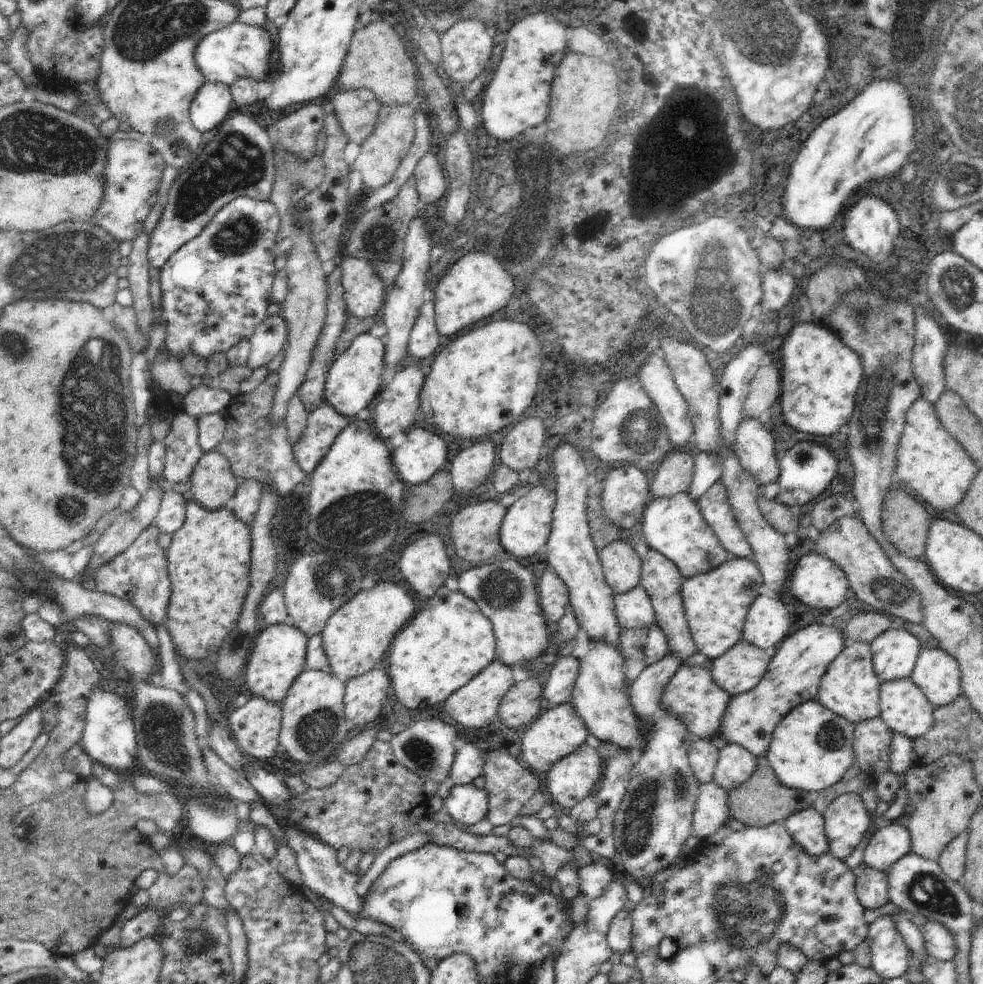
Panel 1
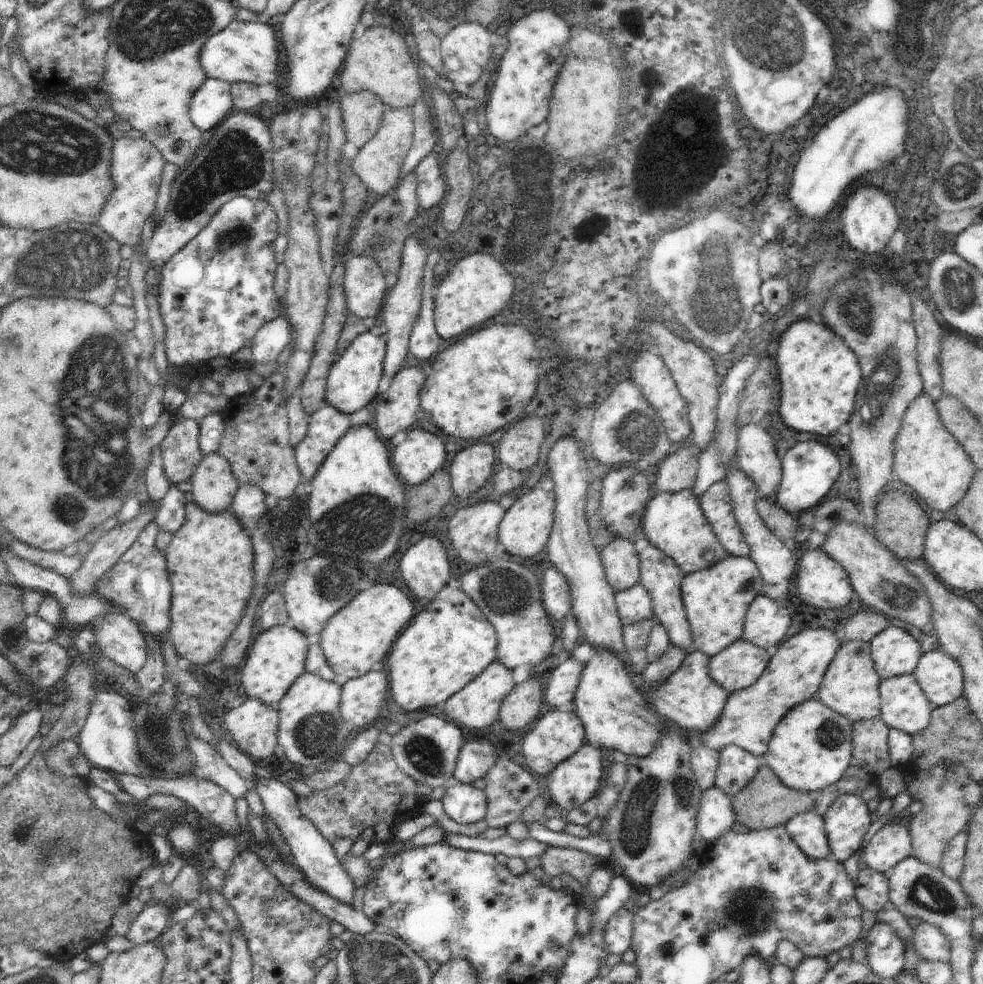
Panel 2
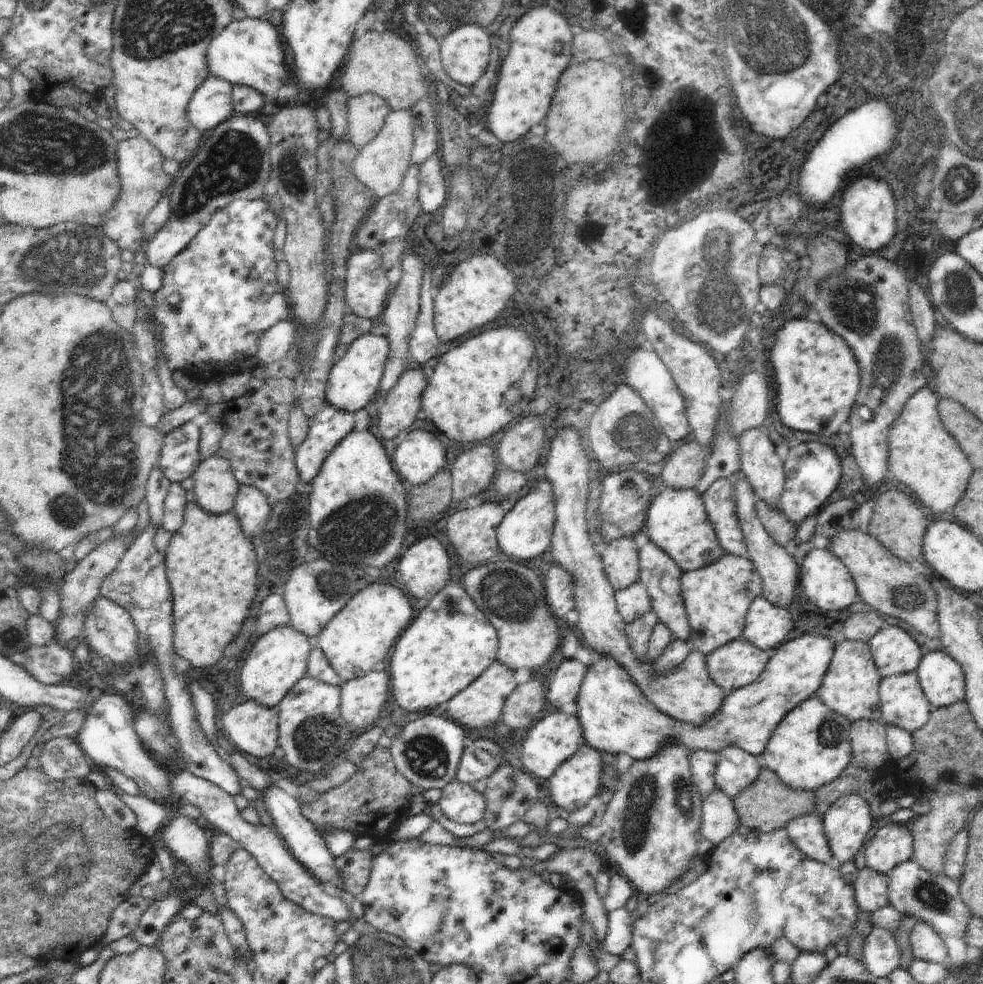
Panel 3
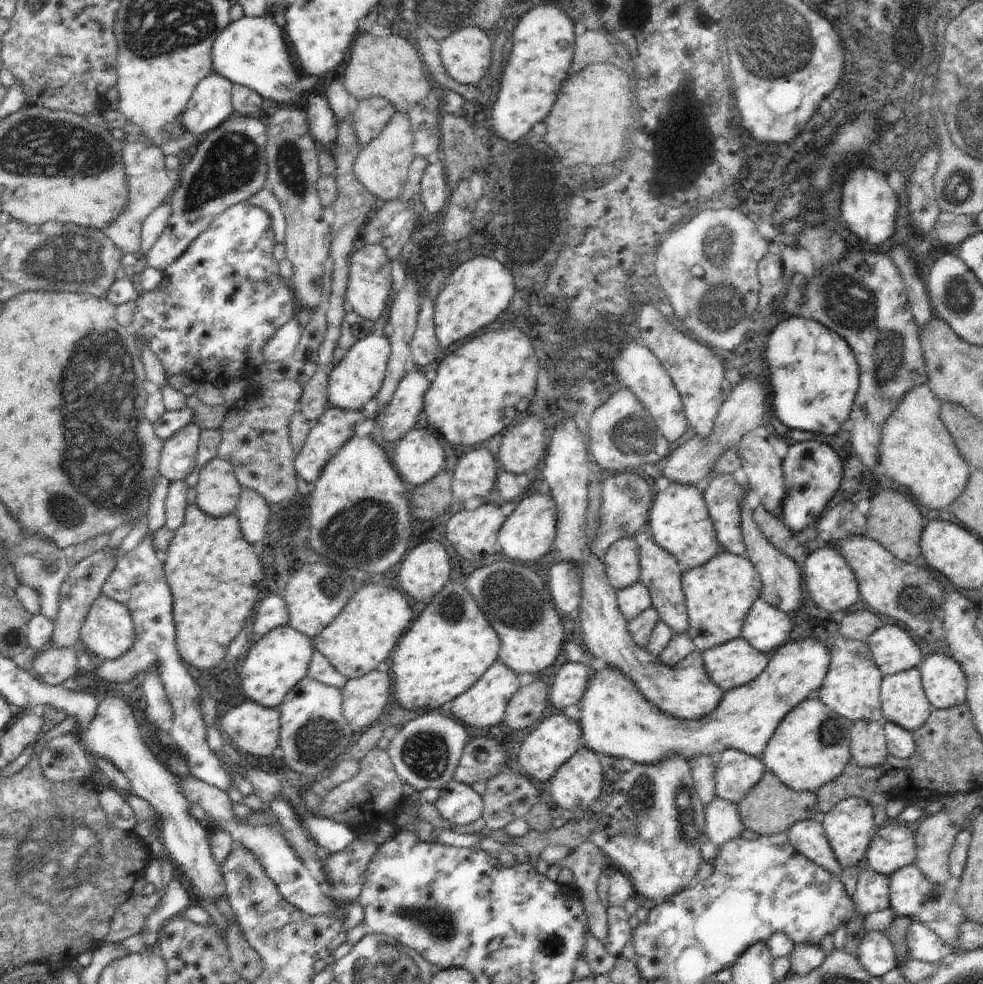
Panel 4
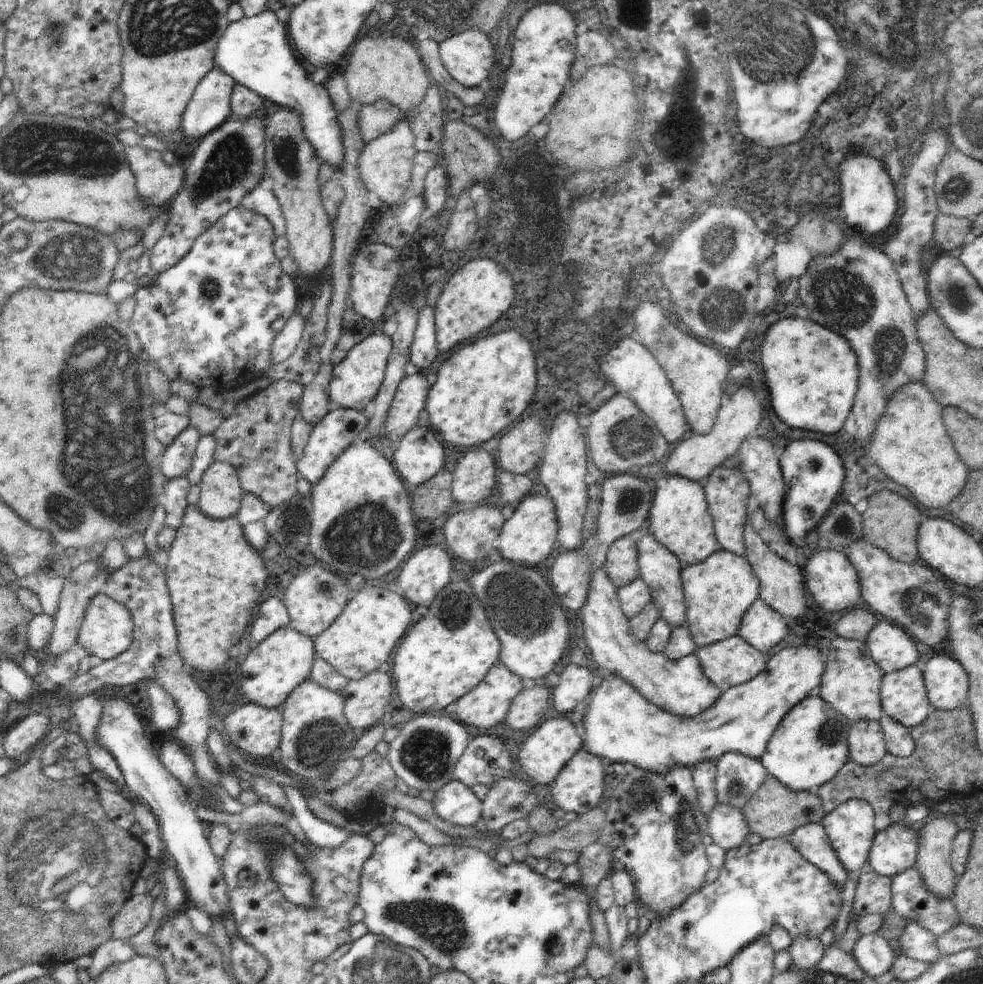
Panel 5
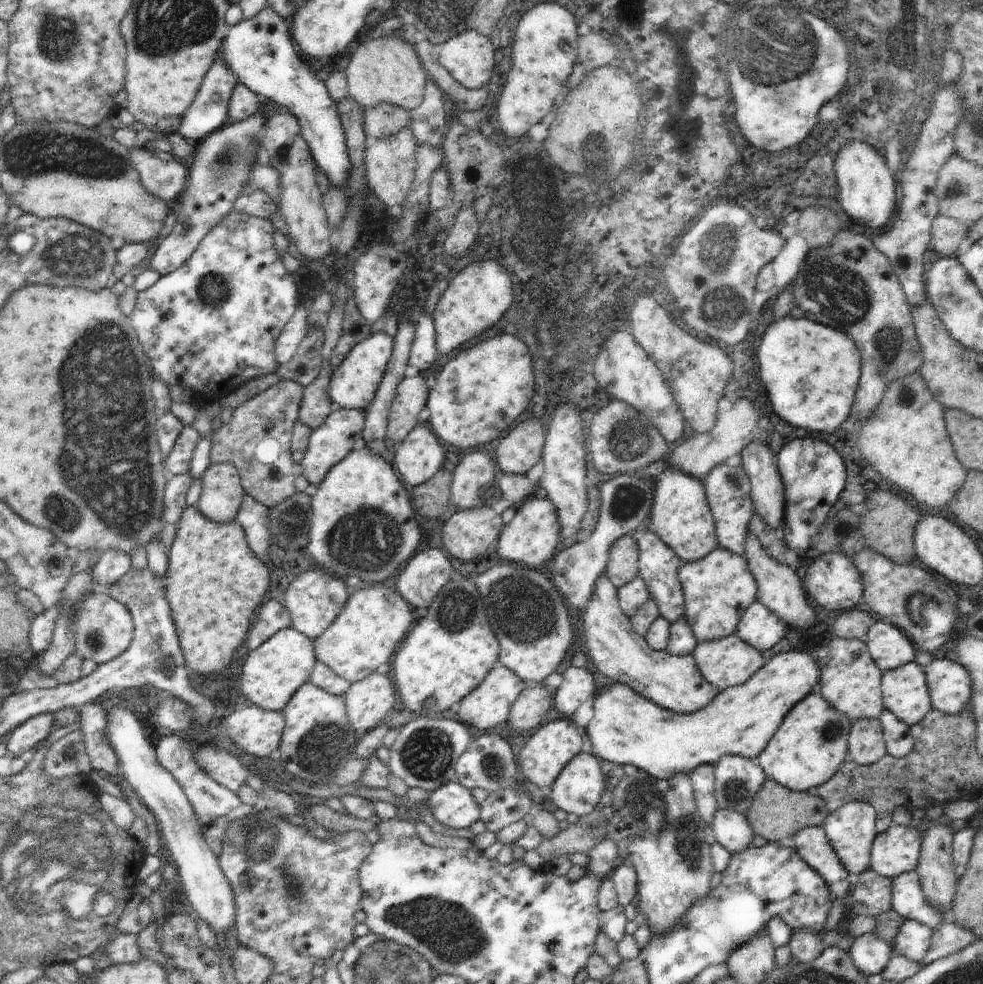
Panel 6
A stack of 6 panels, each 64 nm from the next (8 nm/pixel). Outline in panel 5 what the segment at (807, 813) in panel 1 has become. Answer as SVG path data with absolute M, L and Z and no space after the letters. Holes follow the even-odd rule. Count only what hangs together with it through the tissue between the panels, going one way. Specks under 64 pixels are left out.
M821 823L796 828L790 835L790 844L807 862L828 874L842 891L849 874L838 861Z

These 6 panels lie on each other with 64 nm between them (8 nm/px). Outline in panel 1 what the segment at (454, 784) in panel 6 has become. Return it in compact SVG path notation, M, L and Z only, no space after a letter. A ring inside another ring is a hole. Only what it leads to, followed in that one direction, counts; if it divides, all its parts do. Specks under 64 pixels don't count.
M472 783L456 785L443 799L443 806L453 818L453 822L462 822L466 826L472 826L487 815L489 794L485 788L480 789Z

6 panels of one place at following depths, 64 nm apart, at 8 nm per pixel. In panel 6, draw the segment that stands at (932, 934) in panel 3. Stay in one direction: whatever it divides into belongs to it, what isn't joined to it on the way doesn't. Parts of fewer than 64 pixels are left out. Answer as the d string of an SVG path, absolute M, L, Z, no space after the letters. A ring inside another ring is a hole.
M906 919L895 936L894 956L905 956L918 962L926 956L933 930L916 919Z

